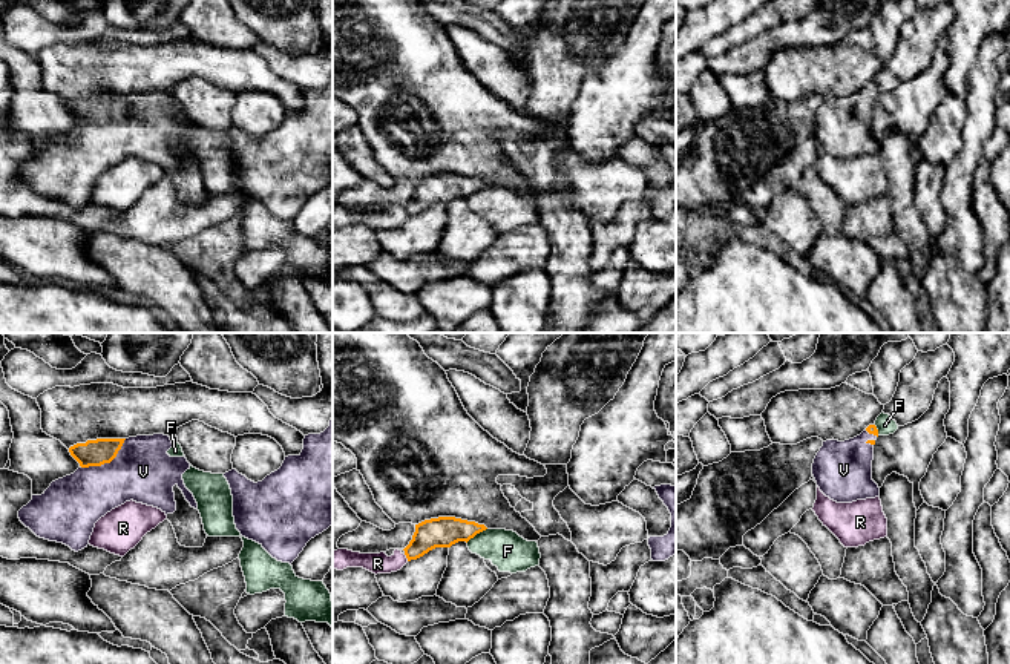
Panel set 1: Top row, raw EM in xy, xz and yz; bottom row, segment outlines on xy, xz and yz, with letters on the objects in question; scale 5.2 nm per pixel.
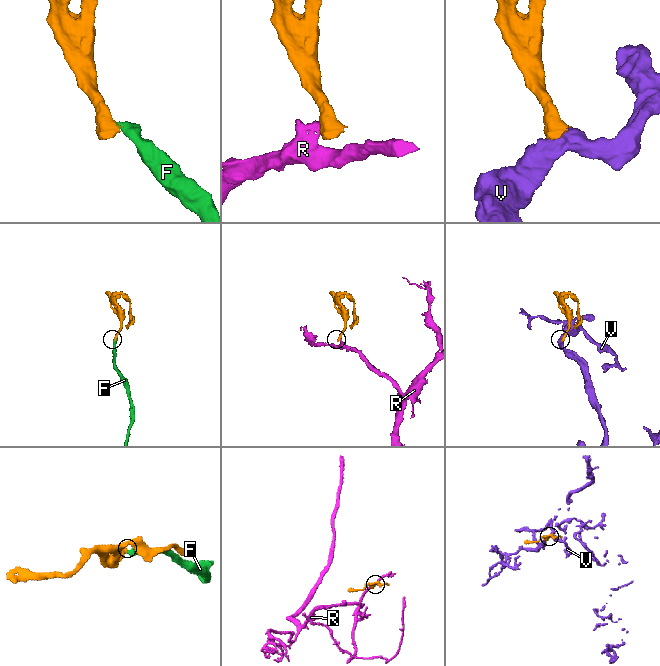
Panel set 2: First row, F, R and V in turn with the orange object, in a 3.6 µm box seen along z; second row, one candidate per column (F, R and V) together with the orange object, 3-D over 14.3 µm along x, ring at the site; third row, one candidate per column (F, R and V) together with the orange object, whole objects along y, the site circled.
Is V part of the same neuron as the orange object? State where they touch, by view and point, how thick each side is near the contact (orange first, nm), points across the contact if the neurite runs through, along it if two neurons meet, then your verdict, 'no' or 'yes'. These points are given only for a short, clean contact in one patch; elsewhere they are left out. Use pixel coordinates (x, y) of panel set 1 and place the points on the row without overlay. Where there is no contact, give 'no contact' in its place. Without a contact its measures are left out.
contact xy (106, 118); calibres 140 and 320 nm; way xy (94, 109), (106, 118), (114, 126), (143, 128); yes

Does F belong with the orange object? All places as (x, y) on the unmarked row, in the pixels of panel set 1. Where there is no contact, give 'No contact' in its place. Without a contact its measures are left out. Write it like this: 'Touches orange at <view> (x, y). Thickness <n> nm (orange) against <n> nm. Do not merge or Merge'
Touches orange at xz (475, 190). Thickness 160 nm (orange) against 200 nm. Do not merge

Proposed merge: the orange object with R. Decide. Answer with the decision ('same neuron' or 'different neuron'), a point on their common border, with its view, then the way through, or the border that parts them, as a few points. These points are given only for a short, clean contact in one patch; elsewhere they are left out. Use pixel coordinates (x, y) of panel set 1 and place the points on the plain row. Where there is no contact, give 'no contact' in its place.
different neuron; meets orange in xz at (406, 213); border along xz (403, 210), (408, 216)

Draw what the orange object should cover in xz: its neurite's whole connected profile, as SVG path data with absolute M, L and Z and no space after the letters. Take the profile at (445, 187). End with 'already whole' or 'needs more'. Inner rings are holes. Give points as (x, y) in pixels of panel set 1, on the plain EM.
M438 173L415 181L409 201L403 205L408 218L417 216L435 204L451 204L458 198L469 198L486 187L484 181L455 173Z; already whole

